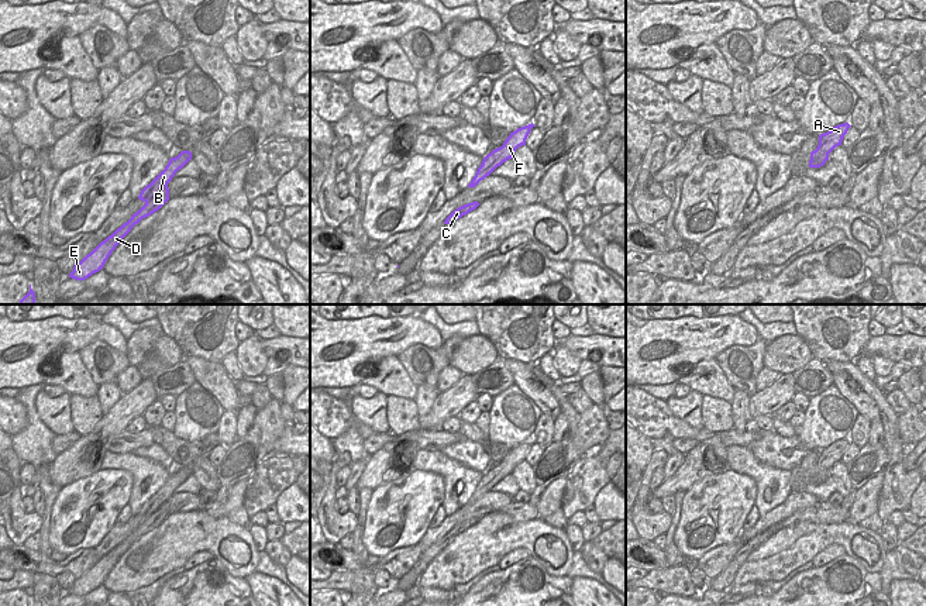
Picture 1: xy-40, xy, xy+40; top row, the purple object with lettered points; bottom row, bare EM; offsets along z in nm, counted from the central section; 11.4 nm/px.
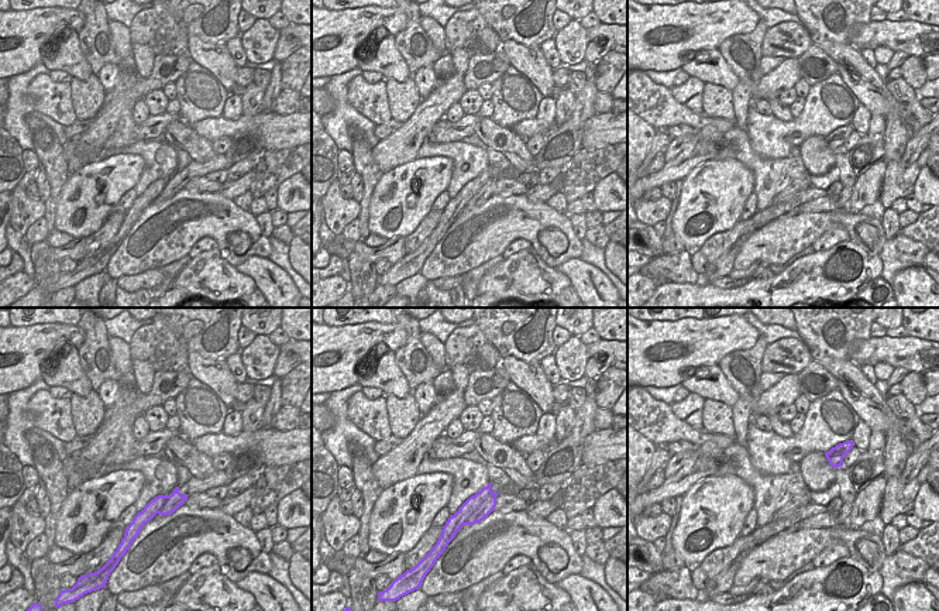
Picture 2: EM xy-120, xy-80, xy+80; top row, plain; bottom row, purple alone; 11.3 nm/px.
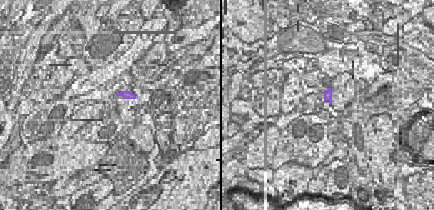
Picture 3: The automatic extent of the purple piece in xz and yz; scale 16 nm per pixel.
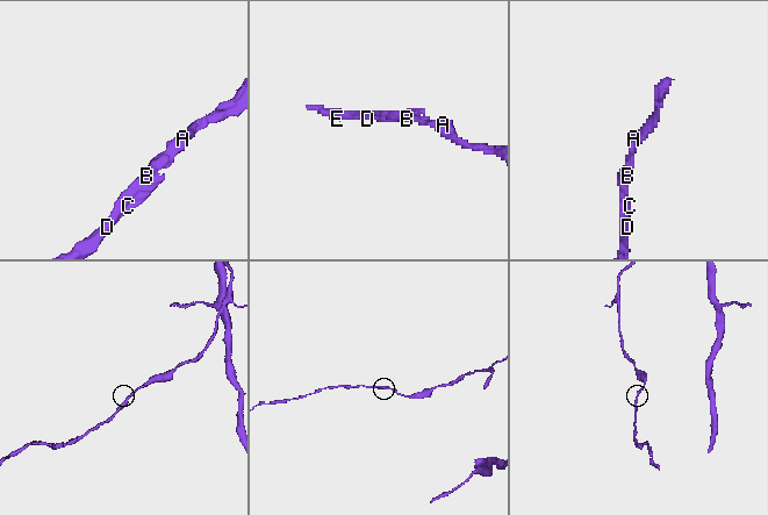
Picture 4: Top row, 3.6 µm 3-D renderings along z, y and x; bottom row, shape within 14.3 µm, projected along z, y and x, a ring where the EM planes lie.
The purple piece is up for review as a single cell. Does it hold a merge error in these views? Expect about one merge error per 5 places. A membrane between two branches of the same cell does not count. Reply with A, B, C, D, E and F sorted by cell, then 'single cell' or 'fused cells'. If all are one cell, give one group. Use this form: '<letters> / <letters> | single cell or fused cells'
A B C D E F | single cell

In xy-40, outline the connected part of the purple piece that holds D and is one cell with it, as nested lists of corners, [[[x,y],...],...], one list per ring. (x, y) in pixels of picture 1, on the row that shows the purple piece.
[[[182,151],[178,156],[171,158],[165,169],[147,185],[138,199],[145,204],[131,216],[131,218],[117,228],[111,235],[101,241],[90,254],[73,266],[69,278],[85,280],[93,273],[103,269],[106,261],[120,244],[120,241],[138,224],[142,218],[158,211],[169,200],[168,183],[175,173],[182,169],[192,159],[190,151]]]

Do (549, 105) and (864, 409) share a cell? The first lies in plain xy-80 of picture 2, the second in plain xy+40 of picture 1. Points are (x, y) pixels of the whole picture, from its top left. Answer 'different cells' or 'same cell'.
different cells

